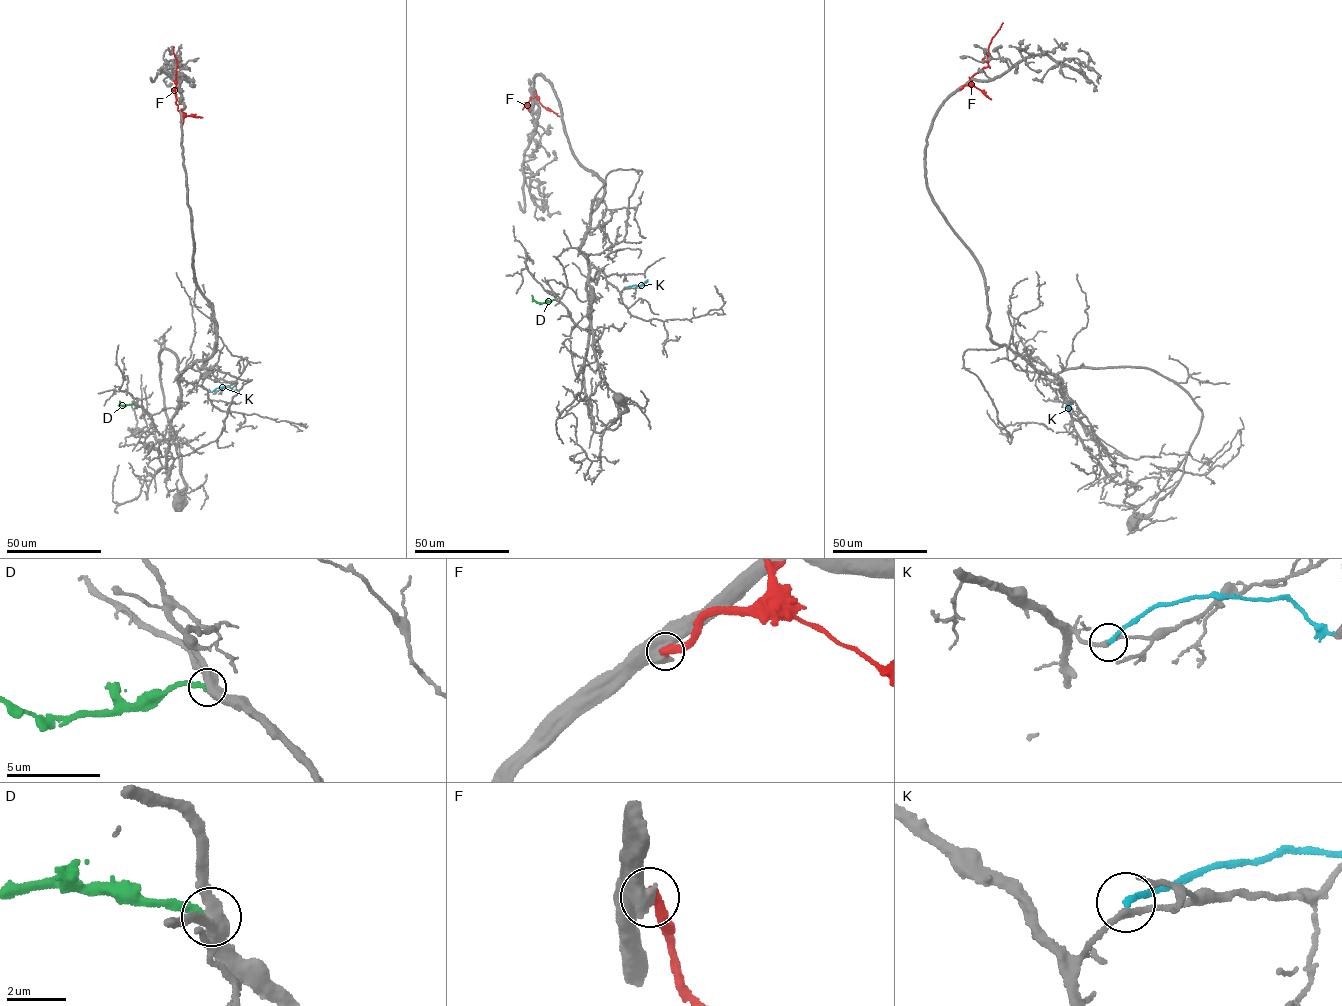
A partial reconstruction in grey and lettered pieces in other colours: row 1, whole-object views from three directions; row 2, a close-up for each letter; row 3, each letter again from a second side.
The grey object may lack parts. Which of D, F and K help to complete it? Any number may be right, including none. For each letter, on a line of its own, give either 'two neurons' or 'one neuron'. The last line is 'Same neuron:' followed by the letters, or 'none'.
D: two neurons
F: two neurons
K: two neurons
Same neuron: none

